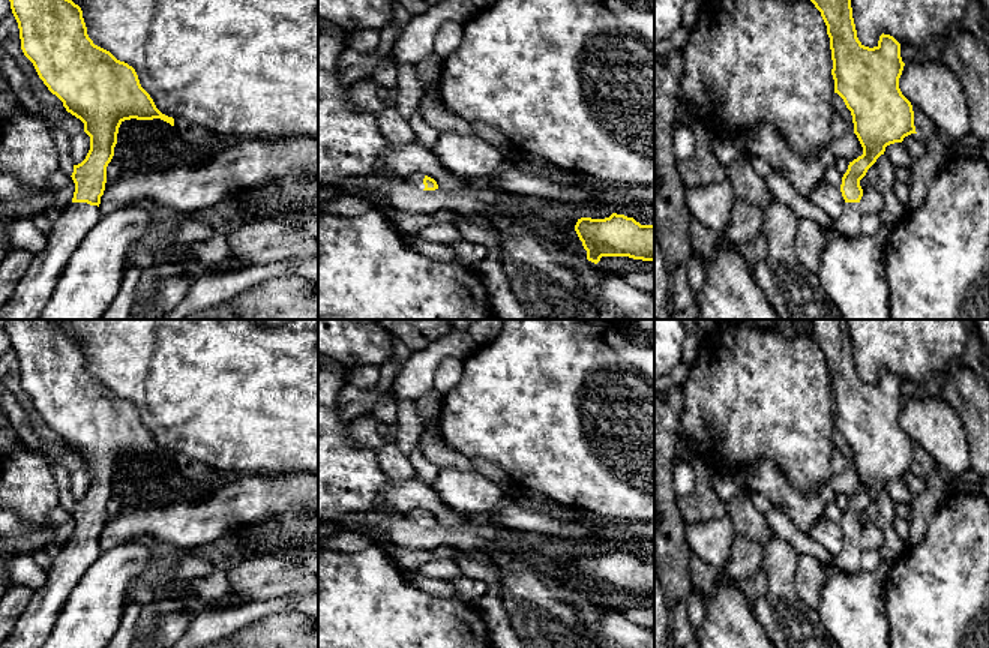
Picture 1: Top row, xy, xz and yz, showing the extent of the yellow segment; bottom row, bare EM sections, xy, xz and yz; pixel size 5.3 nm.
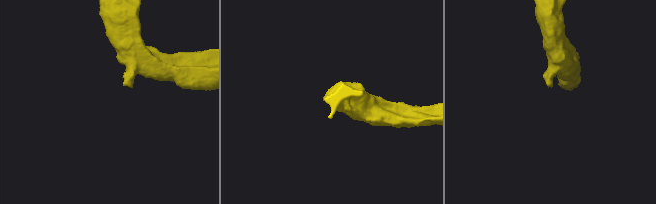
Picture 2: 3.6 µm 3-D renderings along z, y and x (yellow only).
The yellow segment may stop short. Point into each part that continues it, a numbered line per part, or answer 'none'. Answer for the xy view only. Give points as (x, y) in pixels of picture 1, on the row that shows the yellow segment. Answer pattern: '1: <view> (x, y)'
1: xy (32, 294)

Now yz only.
1: yz (848, 224)

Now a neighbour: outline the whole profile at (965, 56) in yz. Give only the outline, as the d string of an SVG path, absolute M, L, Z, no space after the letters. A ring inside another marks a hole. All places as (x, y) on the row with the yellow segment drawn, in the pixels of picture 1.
M962 24L951 26L936 38L941 63L959 80L971 117L971 132L989 142L989 50Z

